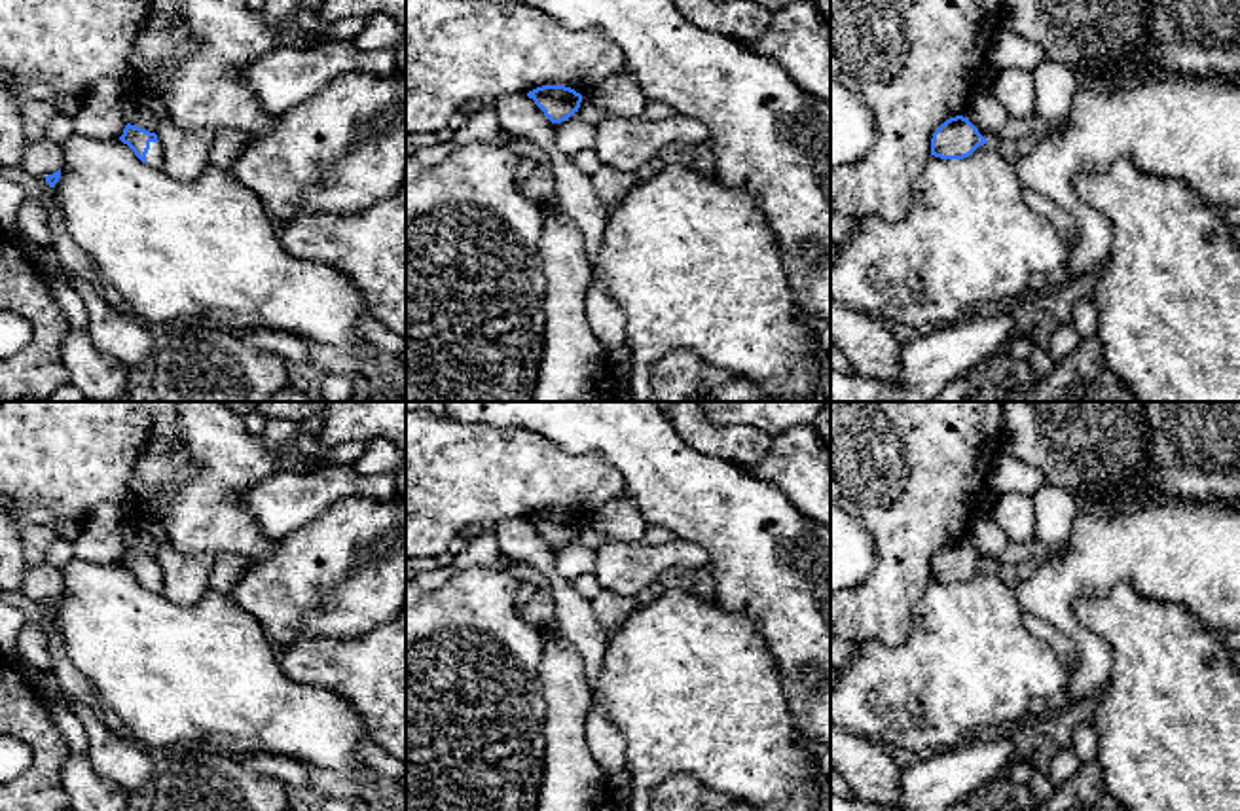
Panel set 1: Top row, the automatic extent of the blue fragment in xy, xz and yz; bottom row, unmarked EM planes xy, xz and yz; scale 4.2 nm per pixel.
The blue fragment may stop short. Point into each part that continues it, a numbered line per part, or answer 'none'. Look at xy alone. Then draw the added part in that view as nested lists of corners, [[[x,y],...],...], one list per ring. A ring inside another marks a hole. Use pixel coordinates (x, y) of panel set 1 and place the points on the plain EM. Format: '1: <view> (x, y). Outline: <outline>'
1: xy (154, 582). Outline: [[[150,567],[150,574],[146,578],[146,587],[150,591],[161,591],[163,589],[163,574],[159,567]]]

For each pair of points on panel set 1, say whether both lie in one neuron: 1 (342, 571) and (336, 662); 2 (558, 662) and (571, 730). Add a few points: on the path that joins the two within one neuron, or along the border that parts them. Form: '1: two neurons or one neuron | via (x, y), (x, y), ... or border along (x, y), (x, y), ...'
1: two neurons | border along (380, 626), (359, 637), (300, 639), (294, 645)
2: one neuron | via (562, 679), (565, 713)

